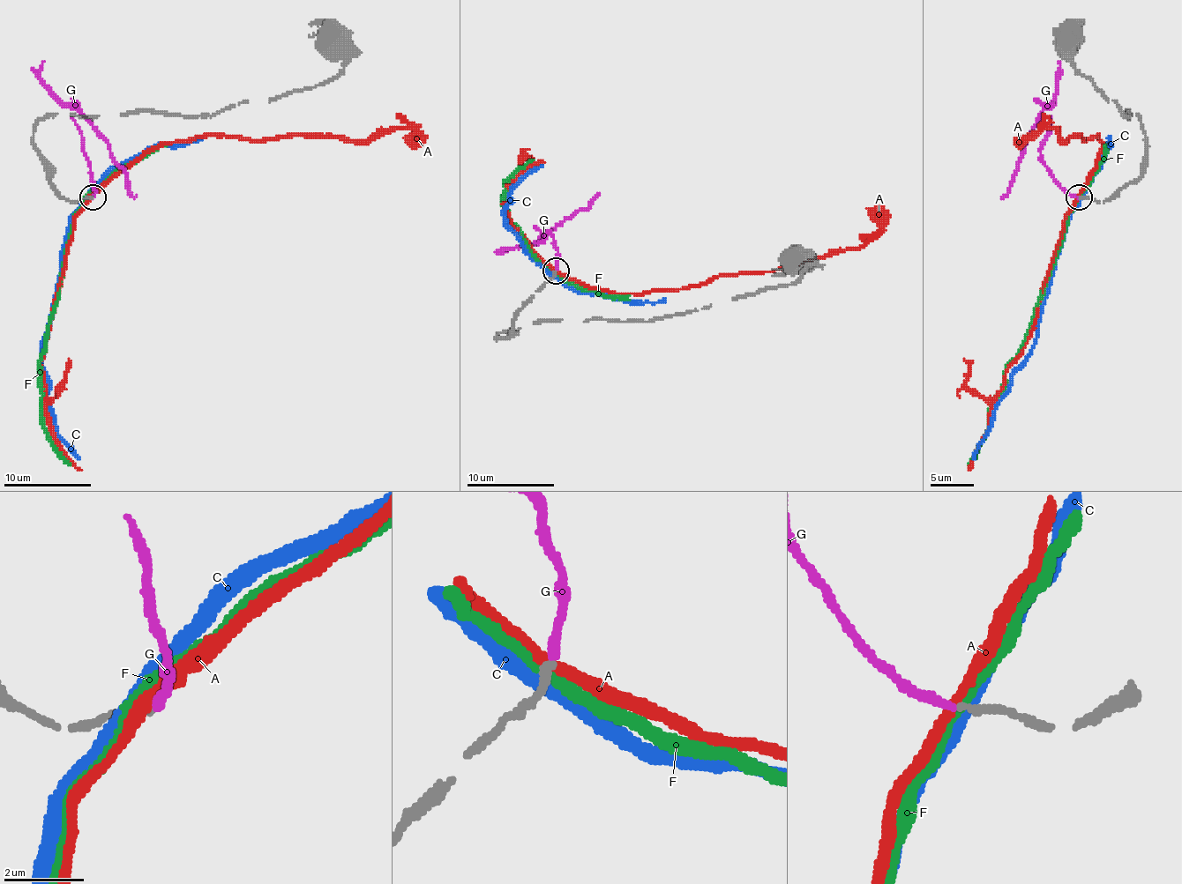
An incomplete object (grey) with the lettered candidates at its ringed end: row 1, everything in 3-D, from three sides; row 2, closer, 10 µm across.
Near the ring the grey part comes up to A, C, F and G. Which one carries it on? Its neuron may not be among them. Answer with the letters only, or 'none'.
G

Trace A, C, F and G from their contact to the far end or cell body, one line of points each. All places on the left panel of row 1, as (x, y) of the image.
A: (93, 196), (152, 151), (173, 142), (226, 136), (368, 139), (400, 129), (416, 133), (418, 144)
C: (90, 196), (68, 229), (42, 347), (42, 371), (47, 375), (47, 400), (53, 411), (53, 426), (79, 458)
F: (90, 196), (77, 214), (71, 232), (59, 299), (53, 308), (40, 362), (42, 428), (51, 446), (71, 465)
G: (93, 196), (94, 186), (71, 109), (77, 111), (108, 144), (109, 157), (125, 174), (127, 190), (136, 196)

